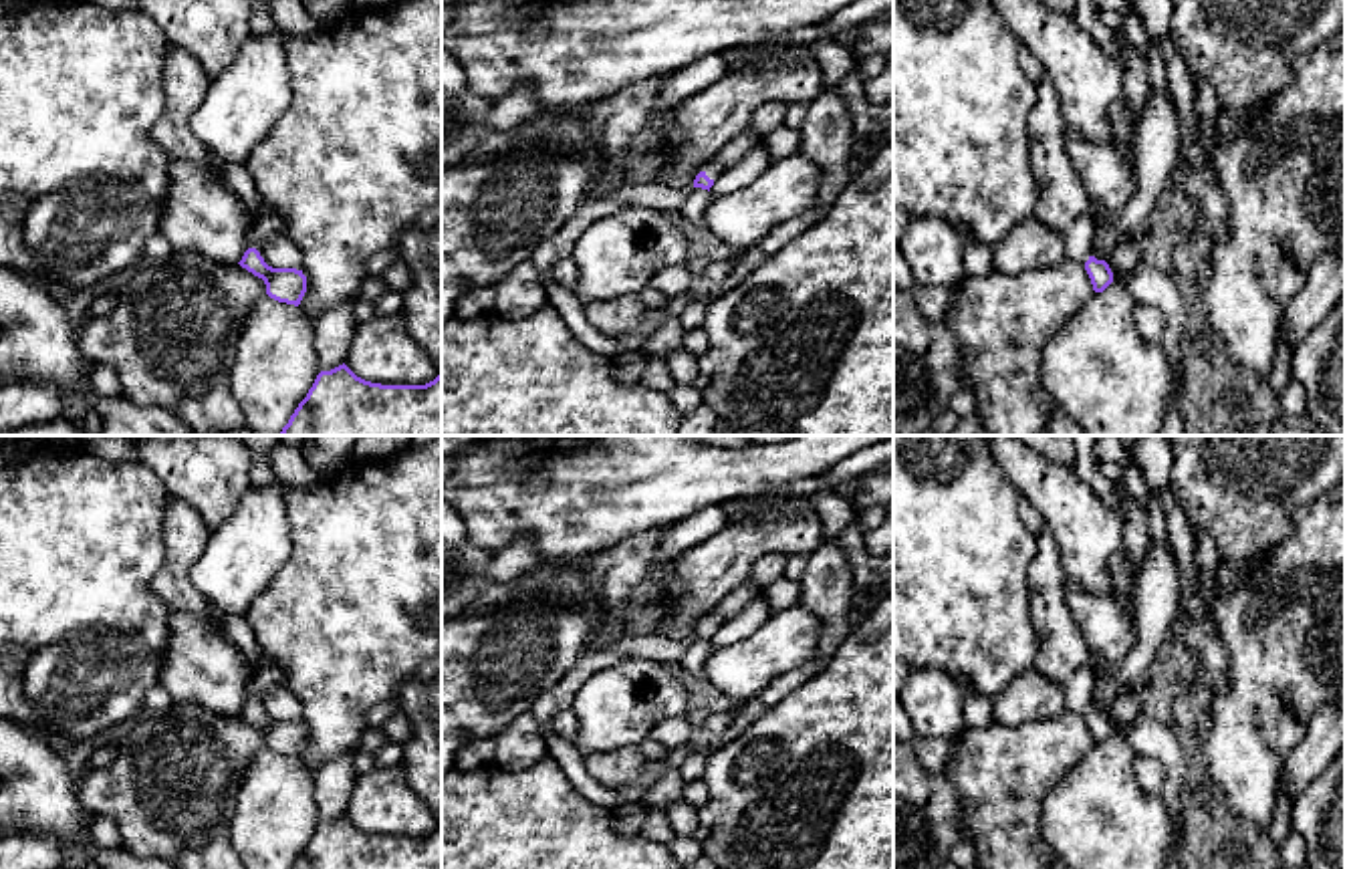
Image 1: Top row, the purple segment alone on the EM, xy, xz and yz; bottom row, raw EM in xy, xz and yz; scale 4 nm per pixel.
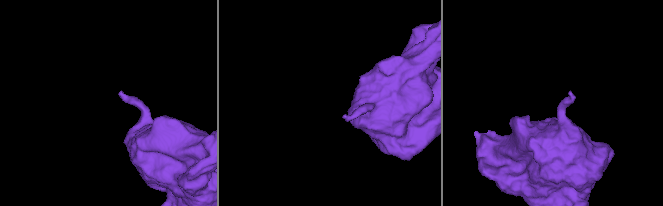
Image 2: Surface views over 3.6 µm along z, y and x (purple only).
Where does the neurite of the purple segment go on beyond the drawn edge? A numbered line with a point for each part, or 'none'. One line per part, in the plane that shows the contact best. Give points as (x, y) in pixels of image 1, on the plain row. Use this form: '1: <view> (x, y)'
1: xy (267, 678)

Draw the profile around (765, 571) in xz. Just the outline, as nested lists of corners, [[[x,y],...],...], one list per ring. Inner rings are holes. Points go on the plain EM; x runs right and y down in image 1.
[[[770,552],[752,563],[748,579],[756,589],[764,591],[768,585],[778,581],[784,575],[786,565],[784,552]]]

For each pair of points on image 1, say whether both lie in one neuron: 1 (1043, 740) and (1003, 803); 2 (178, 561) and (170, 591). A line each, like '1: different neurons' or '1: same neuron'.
1: same neuron
2: same neuron

